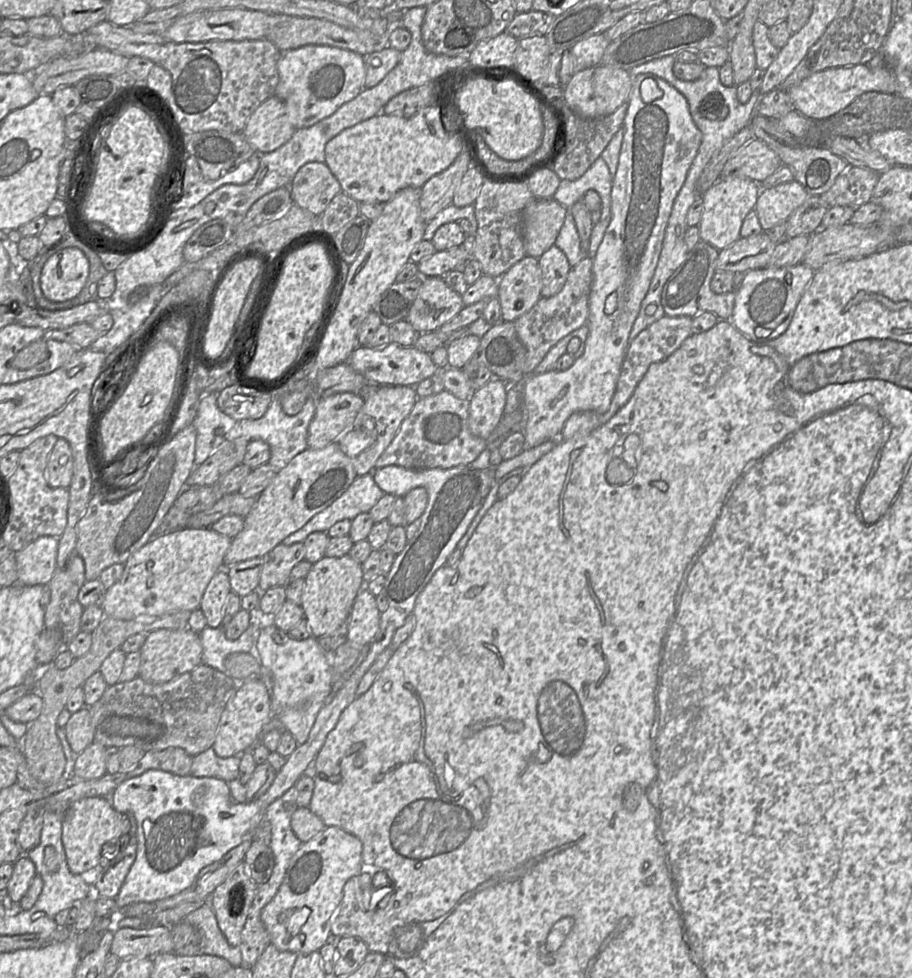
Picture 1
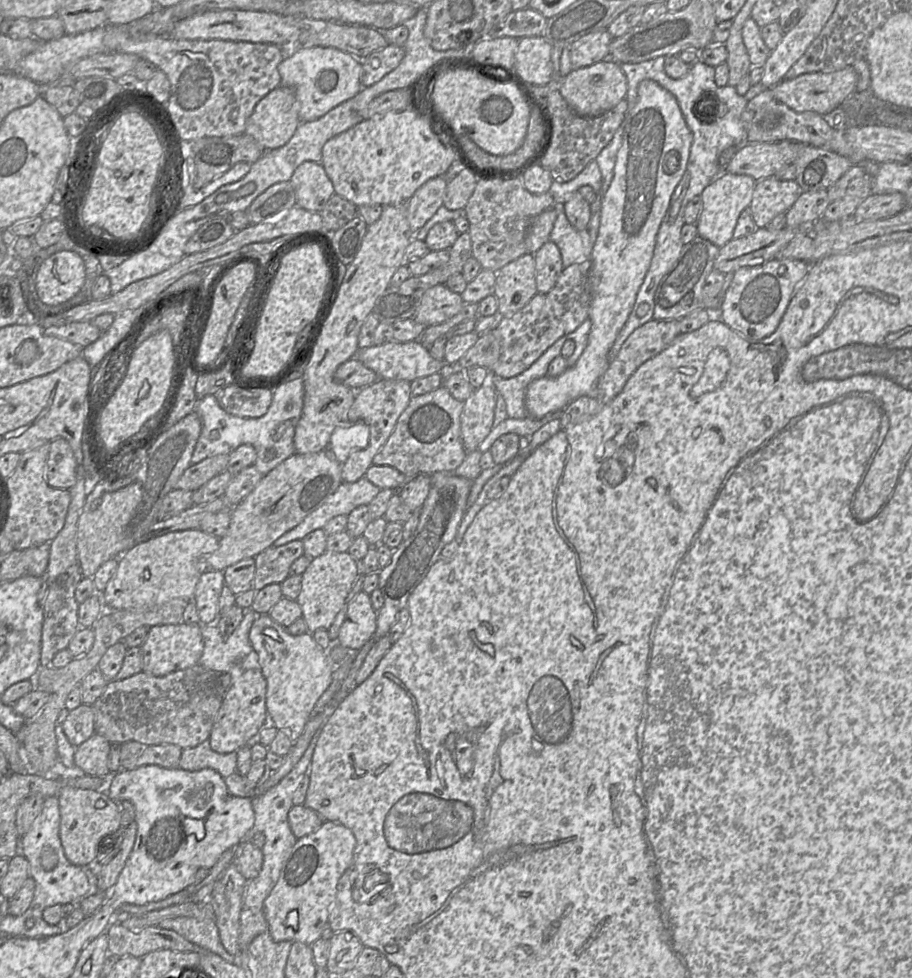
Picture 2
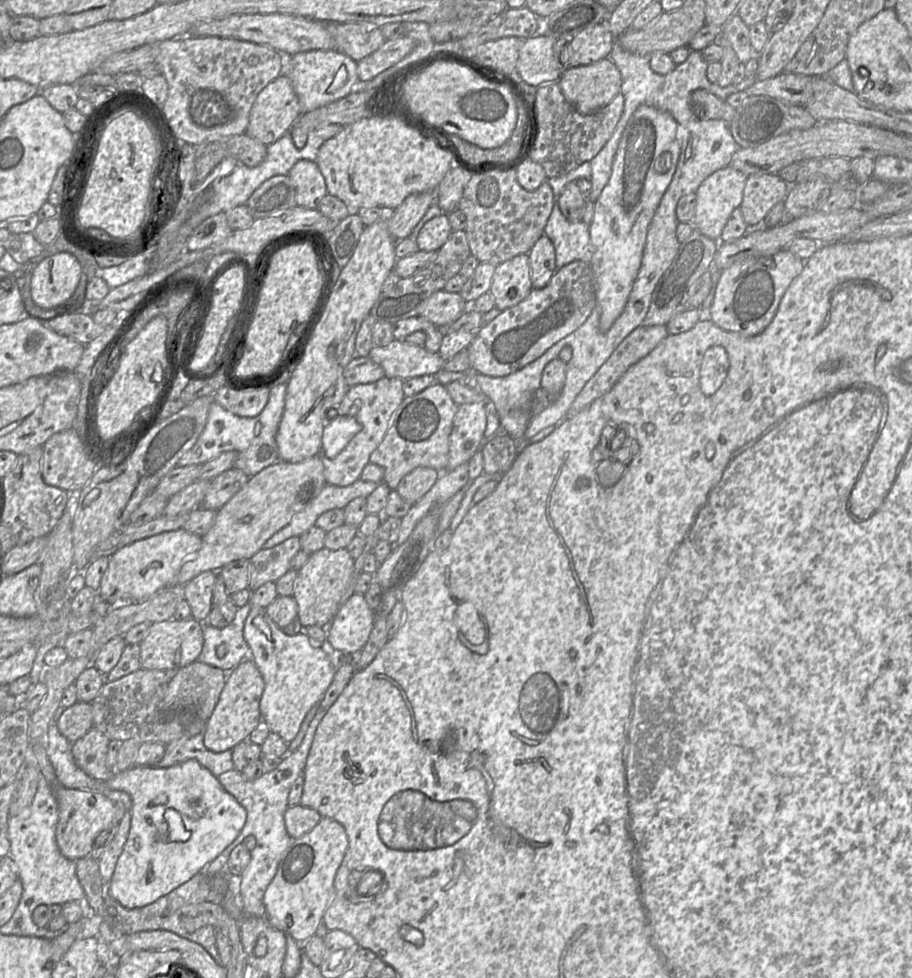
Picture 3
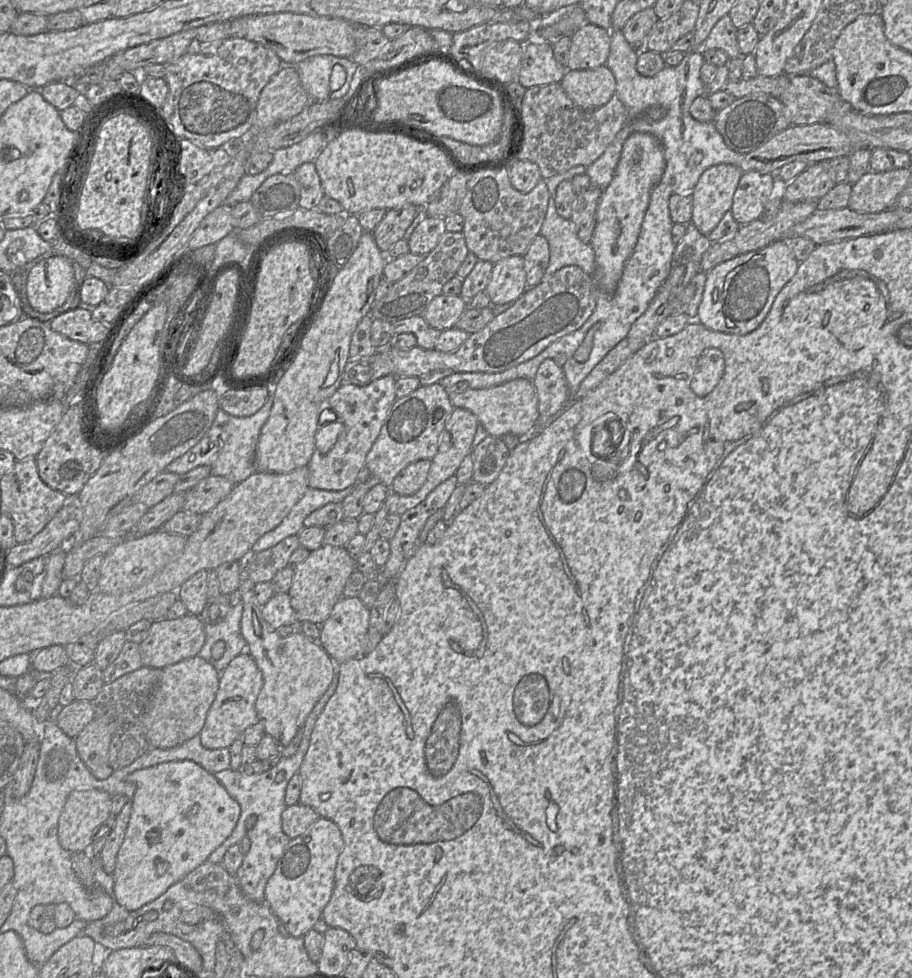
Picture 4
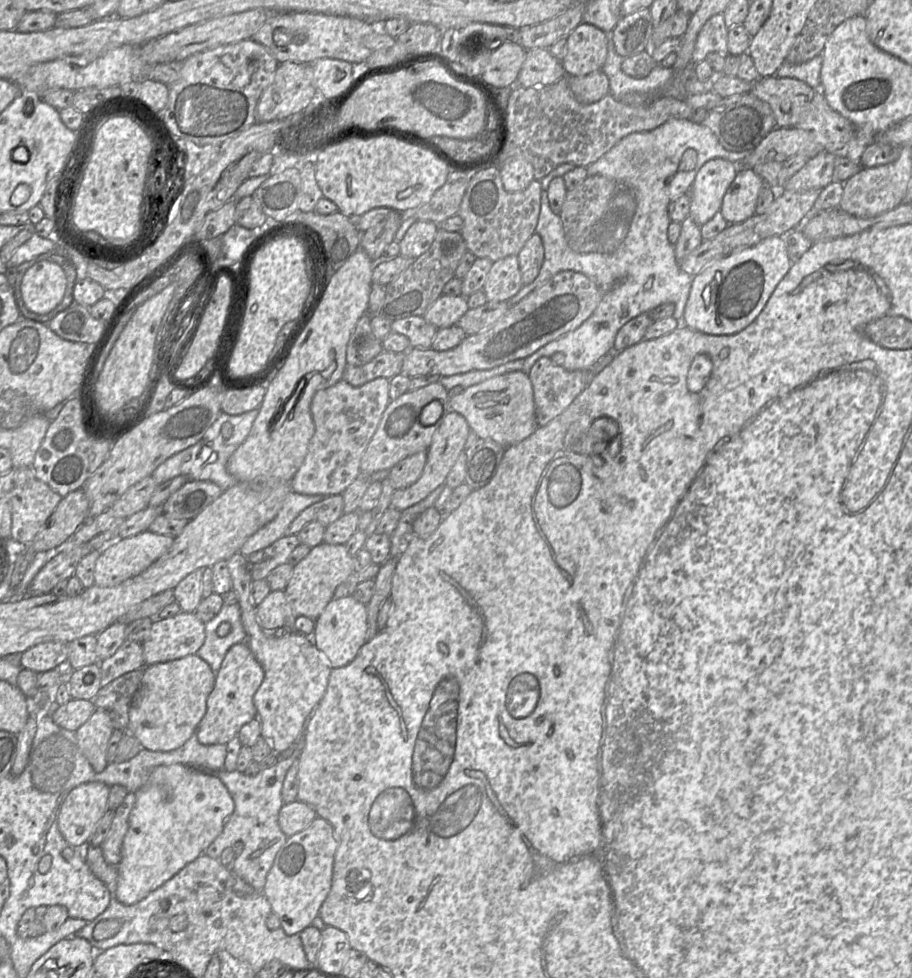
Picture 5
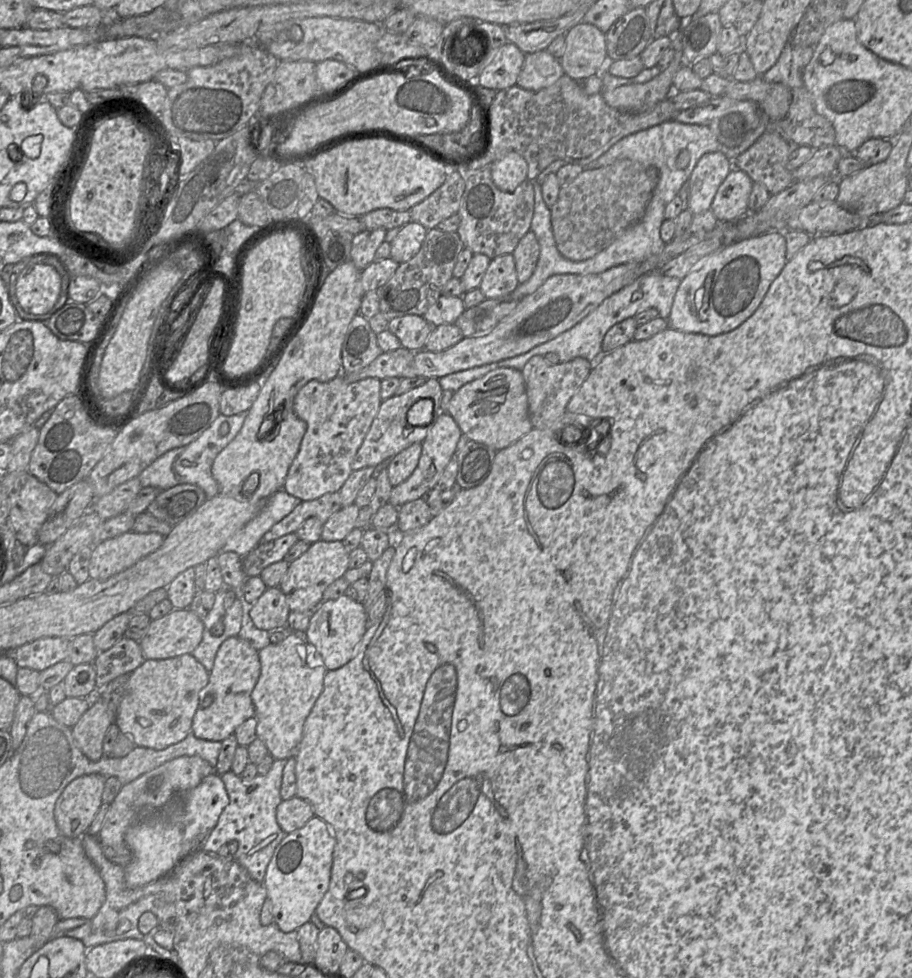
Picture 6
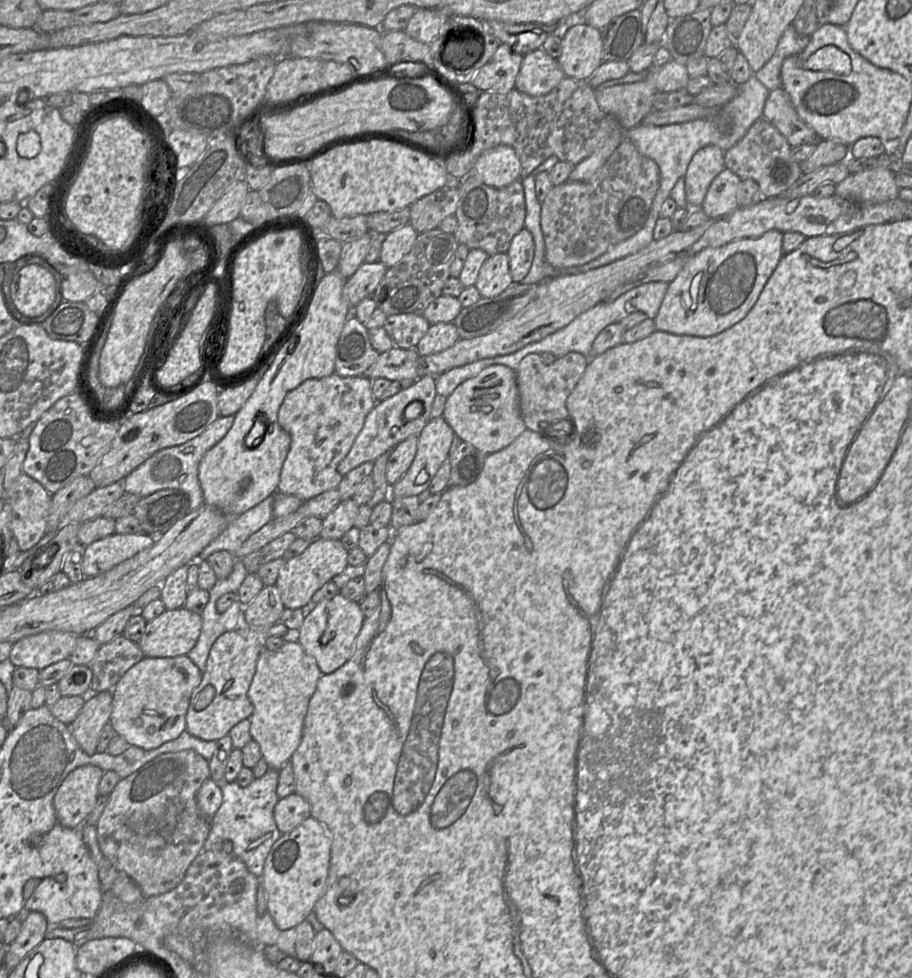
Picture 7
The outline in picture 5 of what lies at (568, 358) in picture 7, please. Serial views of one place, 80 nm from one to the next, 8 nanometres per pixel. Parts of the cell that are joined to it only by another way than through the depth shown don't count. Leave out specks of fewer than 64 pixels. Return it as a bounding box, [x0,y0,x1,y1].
[528,357,592,427]

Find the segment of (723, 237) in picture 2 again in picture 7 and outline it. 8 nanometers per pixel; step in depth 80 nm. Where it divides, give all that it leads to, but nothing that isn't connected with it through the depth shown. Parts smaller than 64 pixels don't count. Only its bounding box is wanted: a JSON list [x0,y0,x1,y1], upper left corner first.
[685,145,725,209]

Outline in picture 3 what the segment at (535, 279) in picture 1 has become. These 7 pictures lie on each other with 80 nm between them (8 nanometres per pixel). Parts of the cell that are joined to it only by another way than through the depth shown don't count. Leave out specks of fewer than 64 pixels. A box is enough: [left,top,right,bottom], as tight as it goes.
[489,254,533,311]

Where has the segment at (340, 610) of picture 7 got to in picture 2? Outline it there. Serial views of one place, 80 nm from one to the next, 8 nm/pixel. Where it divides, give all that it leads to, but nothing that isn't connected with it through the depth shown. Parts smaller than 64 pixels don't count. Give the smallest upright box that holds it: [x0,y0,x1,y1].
[337,590,377,650]

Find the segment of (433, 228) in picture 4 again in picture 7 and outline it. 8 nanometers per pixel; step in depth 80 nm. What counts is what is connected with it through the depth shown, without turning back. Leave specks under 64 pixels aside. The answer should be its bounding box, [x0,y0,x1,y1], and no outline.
[379,223,417,268]

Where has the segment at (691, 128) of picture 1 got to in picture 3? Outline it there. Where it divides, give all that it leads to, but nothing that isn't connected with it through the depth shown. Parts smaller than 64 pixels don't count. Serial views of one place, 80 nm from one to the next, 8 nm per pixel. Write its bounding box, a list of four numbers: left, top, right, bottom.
[589,105,680,332]

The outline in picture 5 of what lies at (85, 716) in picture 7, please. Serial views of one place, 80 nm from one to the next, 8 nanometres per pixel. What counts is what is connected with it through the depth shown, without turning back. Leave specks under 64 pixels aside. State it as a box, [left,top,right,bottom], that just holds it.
[75,709,113,772]

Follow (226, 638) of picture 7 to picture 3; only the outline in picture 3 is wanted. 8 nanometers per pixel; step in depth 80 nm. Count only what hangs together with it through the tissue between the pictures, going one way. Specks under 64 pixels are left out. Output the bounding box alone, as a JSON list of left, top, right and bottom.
[203,658,263,752]

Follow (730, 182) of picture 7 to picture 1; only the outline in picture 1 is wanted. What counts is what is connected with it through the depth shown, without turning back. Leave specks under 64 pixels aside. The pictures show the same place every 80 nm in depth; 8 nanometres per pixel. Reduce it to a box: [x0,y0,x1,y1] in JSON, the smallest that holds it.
[754,180,808,231]

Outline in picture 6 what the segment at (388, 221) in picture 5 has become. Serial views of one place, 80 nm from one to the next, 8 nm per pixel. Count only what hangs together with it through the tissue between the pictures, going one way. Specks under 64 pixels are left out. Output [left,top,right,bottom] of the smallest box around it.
[350,228,387,271]

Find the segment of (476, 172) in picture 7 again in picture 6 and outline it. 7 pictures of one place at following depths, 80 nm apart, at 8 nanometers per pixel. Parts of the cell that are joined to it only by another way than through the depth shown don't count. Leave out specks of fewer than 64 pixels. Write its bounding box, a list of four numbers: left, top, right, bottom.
[490,152,527,192]

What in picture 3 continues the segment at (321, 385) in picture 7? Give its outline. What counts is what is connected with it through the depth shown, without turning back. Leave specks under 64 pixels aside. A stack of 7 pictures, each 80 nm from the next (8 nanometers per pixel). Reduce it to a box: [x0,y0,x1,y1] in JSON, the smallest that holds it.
[317,376,404,487]

